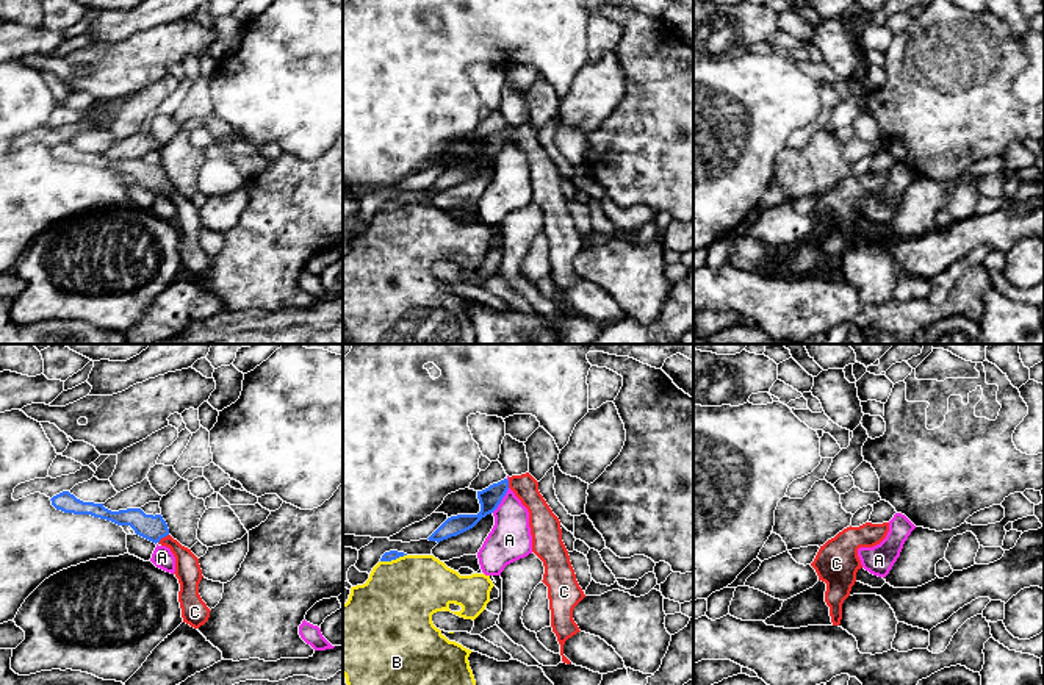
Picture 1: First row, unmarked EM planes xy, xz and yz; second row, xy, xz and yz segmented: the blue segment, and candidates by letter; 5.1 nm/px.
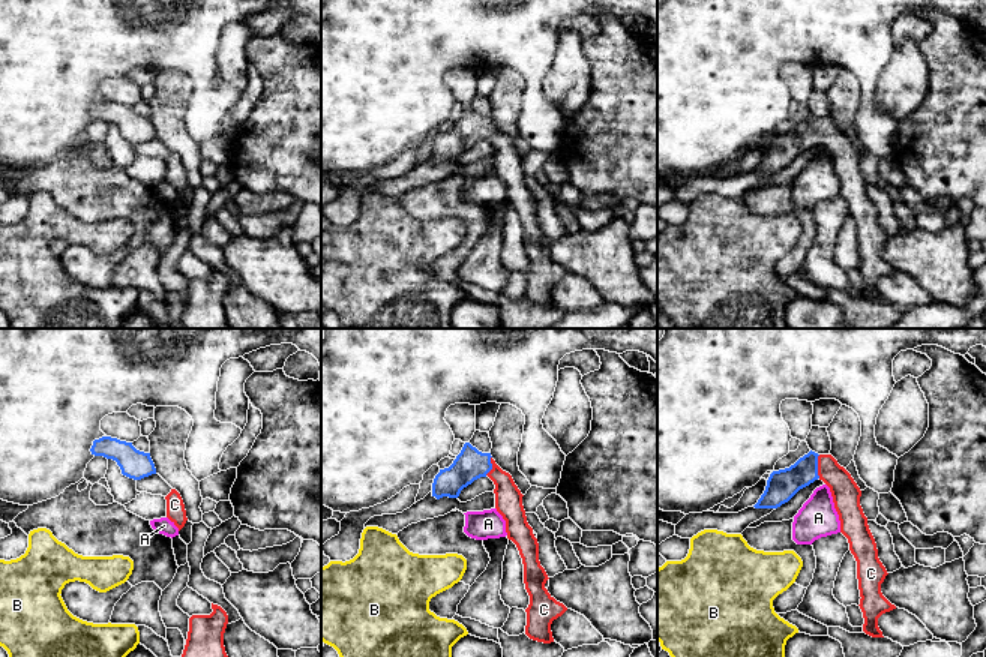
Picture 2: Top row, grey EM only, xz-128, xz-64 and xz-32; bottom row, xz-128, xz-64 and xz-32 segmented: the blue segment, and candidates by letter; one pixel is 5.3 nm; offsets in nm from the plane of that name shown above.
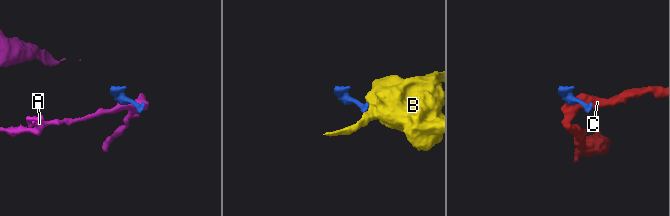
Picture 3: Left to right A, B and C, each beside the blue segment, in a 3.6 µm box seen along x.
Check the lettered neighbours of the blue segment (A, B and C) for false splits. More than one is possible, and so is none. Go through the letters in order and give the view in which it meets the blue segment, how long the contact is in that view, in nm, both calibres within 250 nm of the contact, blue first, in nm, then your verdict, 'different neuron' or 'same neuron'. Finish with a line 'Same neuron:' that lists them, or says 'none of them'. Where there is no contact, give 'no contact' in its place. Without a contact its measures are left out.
A: xz | 160 nm | 110/220 nm | different neuron
B: xz | 140 nm | 50/400 nm | different neuron
C: xy | 80 nm | 130/130 nm | same neuron
Same neuron: C

